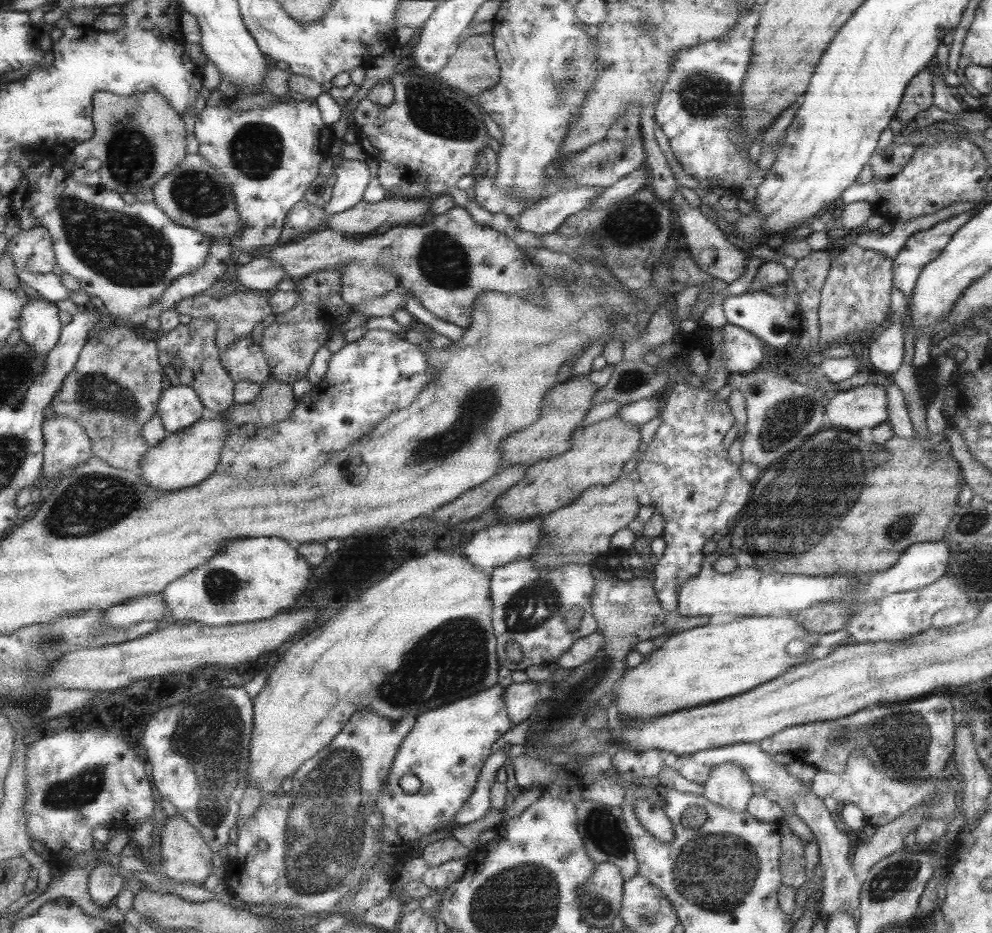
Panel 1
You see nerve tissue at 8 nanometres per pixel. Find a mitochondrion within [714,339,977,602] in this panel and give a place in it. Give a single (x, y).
(793, 490)

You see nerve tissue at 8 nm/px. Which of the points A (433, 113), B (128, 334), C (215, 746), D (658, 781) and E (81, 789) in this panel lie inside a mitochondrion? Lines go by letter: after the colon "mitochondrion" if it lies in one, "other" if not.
A: mitochondrion
B: other
C: mitochondrion
D: other
E: mitochondrion

